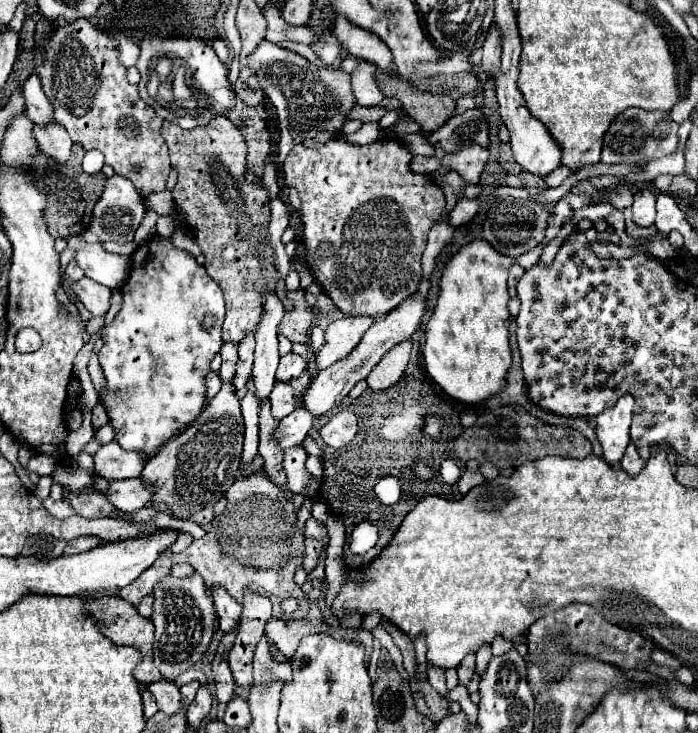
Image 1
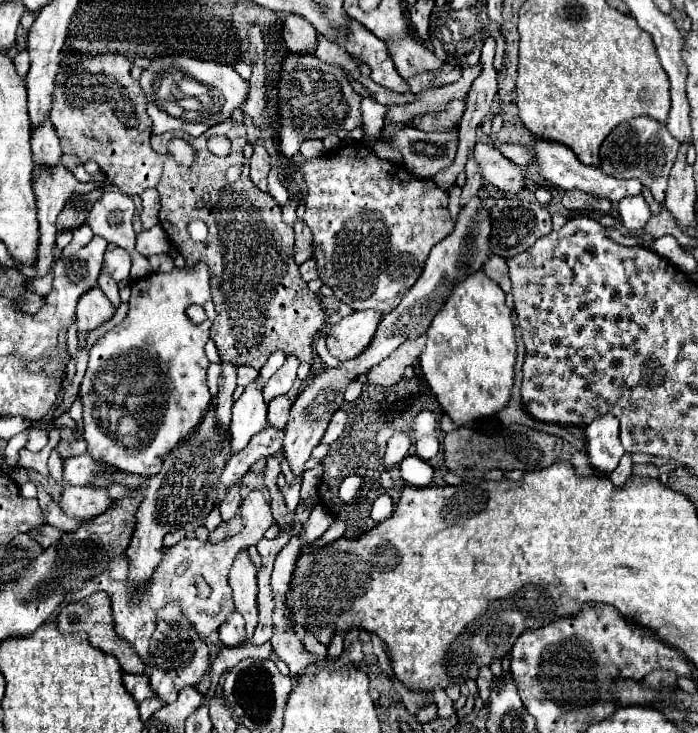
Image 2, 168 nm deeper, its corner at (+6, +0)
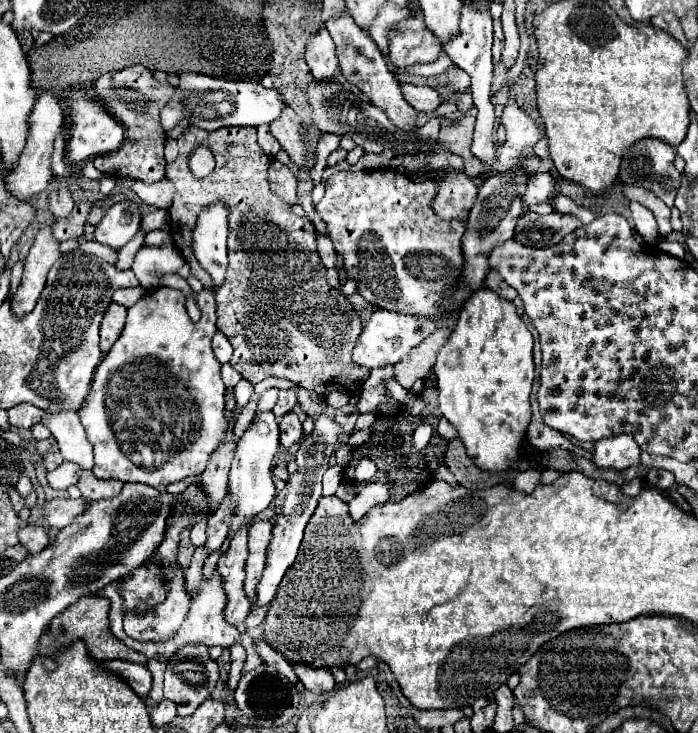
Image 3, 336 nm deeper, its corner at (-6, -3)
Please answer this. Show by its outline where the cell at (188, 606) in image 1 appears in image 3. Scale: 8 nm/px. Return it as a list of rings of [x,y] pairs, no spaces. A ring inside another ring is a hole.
[[[184,646],[166,666],[164,698],[178,704],[176,706],[178,716],[190,716],[206,698],[210,698],[210,692],[214,690],[216,682],[218,682],[218,664],[208,656],[208,648],[206,646]]]

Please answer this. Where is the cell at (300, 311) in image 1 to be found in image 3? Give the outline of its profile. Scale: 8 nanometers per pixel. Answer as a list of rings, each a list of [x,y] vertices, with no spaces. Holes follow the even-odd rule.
[[[190,128],[178,140],[180,154],[166,166],[166,178],[174,182],[176,194],[168,210],[170,214],[170,234],[176,248],[184,256],[186,264],[192,270],[204,288],[210,288],[210,274],[198,266],[198,260],[192,252],[192,230],[196,226],[196,216],[202,206],[208,206],[212,200],[224,200],[230,206],[230,236],[228,236],[228,270],[222,286],[214,290],[216,294],[216,328],[222,330],[230,344],[234,346],[232,368],[242,374],[252,384],[268,376],[288,378],[298,382],[302,388],[328,396],[336,390],[358,394],[366,382],[370,371],[356,366],[352,362],[352,348],[362,332],[362,318],[348,302],[348,298],[326,282],[326,266],[320,262],[316,252],[316,230],[306,216],[296,216],[290,212],[290,206],[270,192],[268,168],[272,158],[268,158],[256,142],[256,128],[220,128],[216,132],[204,132],[200,128]],[[196,144],[210,148],[216,160],[216,168],[206,178],[196,178],[188,168],[188,156]]]

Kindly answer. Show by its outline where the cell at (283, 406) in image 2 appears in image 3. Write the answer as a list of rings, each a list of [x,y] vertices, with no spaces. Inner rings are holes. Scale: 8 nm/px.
[[[288,412],[284,420],[280,420],[280,446],[290,448],[292,444],[300,442],[302,438],[302,424],[294,412]]]

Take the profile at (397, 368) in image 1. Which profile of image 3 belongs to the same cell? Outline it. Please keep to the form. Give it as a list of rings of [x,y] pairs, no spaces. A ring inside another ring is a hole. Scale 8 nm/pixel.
[[[446,326],[438,328],[432,336],[428,336],[416,348],[412,348],[412,352],[404,360],[400,360],[398,364],[394,364],[396,380],[398,380],[400,386],[412,388],[412,384],[416,380],[424,380],[430,374],[430,370],[436,364],[438,350],[446,344],[450,332],[452,330],[446,328]]]

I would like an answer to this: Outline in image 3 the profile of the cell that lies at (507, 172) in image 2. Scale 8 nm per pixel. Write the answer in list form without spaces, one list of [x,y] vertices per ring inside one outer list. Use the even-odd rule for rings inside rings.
[[[550,172],[544,174],[534,174],[528,180],[528,190],[524,194],[524,202],[526,204],[544,204],[544,202],[552,202],[552,198],[556,196],[556,182],[554,176]]]

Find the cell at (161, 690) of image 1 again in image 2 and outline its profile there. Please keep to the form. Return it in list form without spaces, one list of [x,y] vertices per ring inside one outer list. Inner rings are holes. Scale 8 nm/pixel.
[[[124,673],[124,685],[126,685],[128,691],[132,691],[132,697],[136,701],[144,701],[144,699],[156,697],[156,693],[152,693],[152,687],[148,685],[148,677],[146,675]]]

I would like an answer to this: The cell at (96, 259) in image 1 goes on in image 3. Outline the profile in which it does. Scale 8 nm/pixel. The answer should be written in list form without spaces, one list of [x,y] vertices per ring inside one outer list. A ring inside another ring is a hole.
[[[172,244],[156,248],[142,246],[134,258],[132,270],[144,288],[158,288],[160,276],[176,274],[182,268],[182,264],[184,258]]]

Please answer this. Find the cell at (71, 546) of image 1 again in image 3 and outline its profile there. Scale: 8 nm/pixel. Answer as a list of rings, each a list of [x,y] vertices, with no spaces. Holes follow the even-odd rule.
[[[30,524],[24,526],[24,528],[20,528],[18,540],[20,540],[20,544],[28,550],[28,554],[36,554],[36,552],[44,550],[44,548],[48,546],[48,542],[50,542],[46,528],[30,526]]]

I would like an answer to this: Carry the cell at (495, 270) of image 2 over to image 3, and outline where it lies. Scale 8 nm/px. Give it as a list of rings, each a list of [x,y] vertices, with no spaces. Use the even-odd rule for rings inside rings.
[[[490,270],[488,274],[486,274],[486,278],[484,278],[484,286],[488,288],[488,290],[492,290],[492,292],[496,292],[500,298],[504,298],[504,300],[514,300],[516,298],[516,292],[514,292],[514,288],[508,288],[508,284],[500,278],[500,274],[496,274],[494,270]]]

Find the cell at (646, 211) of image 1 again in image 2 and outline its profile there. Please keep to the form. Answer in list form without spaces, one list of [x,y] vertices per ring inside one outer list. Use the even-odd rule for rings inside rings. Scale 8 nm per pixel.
[[[630,195],[630,197],[624,197],[620,203],[618,203],[618,213],[622,217],[622,223],[628,231],[636,233],[636,231],[642,231],[642,227],[646,225],[646,221],[650,219],[650,207],[646,203],[646,199],[642,195]]]

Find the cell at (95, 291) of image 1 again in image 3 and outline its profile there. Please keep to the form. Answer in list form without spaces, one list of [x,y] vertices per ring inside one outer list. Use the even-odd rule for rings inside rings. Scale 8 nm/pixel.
[[[112,302],[104,314],[102,320],[102,328],[100,328],[100,350],[106,354],[112,344],[120,338],[122,330],[124,330],[124,322],[126,322],[126,308]]]

